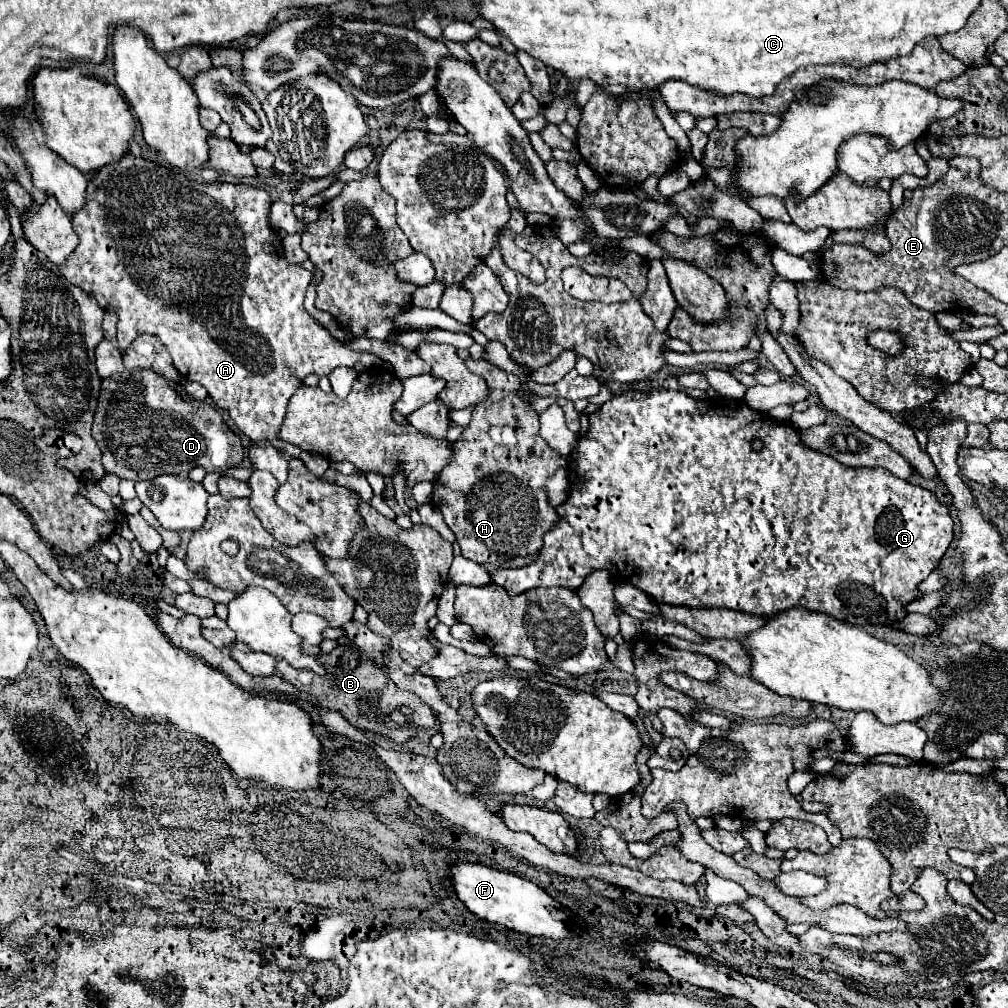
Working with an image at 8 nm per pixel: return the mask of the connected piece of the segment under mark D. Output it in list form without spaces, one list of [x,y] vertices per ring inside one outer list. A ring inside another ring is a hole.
[[[123,371],[103,379],[101,397],[93,421],[93,437],[103,451],[103,467],[107,473],[113,473],[121,479],[147,481],[157,475],[177,475],[187,477],[193,467],[203,467],[207,473],[223,475],[229,467],[235,467],[243,459],[241,439],[221,421],[211,403],[191,399],[185,387],[177,381],[163,379],[153,371]]]

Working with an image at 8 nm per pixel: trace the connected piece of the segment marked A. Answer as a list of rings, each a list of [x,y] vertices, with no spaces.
[[[125,155],[119,163],[111,163],[105,165],[93,179],[89,179],[87,185],[87,203],[81,211],[77,211],[73,215],[73,231],[77,231],[79,243],[75,247],[75,251],[69,255],[67,263],[63,265],[61,273],[65,275],[65,279],[77,287],[81,287],[83,291],[91,293],[99,305],[105,311],[115,311],[119,317],[117,323],[117,341],[121,349],[127,349],[131,345],[131,341],[143,333],[147,335],[155,335],[159,337],[167,347],[169,353],[173,357],[173,363],[177,367],[177,371],[189,379],[195,381],[199,385],[203,385],[209,393],[209,397],[229,413],[229,417],[233,419],[233,423],[239,427],[239,431],[243,431],[251,441],[263,441],[269,439],[277,449],[281,449],[283,453],[291,455],[291,457],[299,457],[305,461],[305,465],[309,467],[309,471],[317,477],[323,477],[323,473],[329,469],[329,461],[325,461],[323,457],[313,457],[305,451],[301,451],[299,447],[293,447],[291,443],[281,443],[277,439],[277,431],[283,423],[283,411],[287,407],[289,397],[293,395],[293,391],[297,391],[303,383],[303,379],[309,373],[317,373],[321,375],[329,375],[335,367],[343,365],[343,367],[353,367],[355,363],[365,365],[365,369],[373,369],[381,365],[381,359],[375,357],[373,353],[367,351],[353,351],[349,349],[345,343],[339,343],[331,337],[331,333],[327,329],[323,329],[303,307],[303,299],[305,299],[305,291],[307,285],[311,281],[311,271],[303,269],[301,265],[291,265],[285,259],[283,253],[283,243],[281,237],[269,227],[269,209],[271,209],[271,197],[265,189],[261,187],[253,187],[253,185],[231,185],[231,183],[197,183],[191,181],[189,177],[181,175],[181,173],[173,173],[167,167],[161,167],[157,163],[151,163],[147,159],[141,157],[133,157],[133,155]]]

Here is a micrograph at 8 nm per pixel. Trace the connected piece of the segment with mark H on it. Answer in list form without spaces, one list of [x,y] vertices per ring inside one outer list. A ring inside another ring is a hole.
[[[465,359],[465,365],[471,373],[487,381],[489,397],[477,405],[469,427],[455,441],[451,463],[433,483],[431,503],[443,513],[445,523],[457,535],[457,543],[461,547],[463,557],[481,565],[505,565],[513,557],[537,555],[541,551],[543,535],[557,521],[557,513],[547,503],[543,485],[559,467],[565,467],[567,461],[561,459],[561,455],[557,455],[557,451],[553,451],[553,447],[549,447],[541,439],[539,415],[525,399],[517,397],[519,381],[513,374],[473,359]]]

